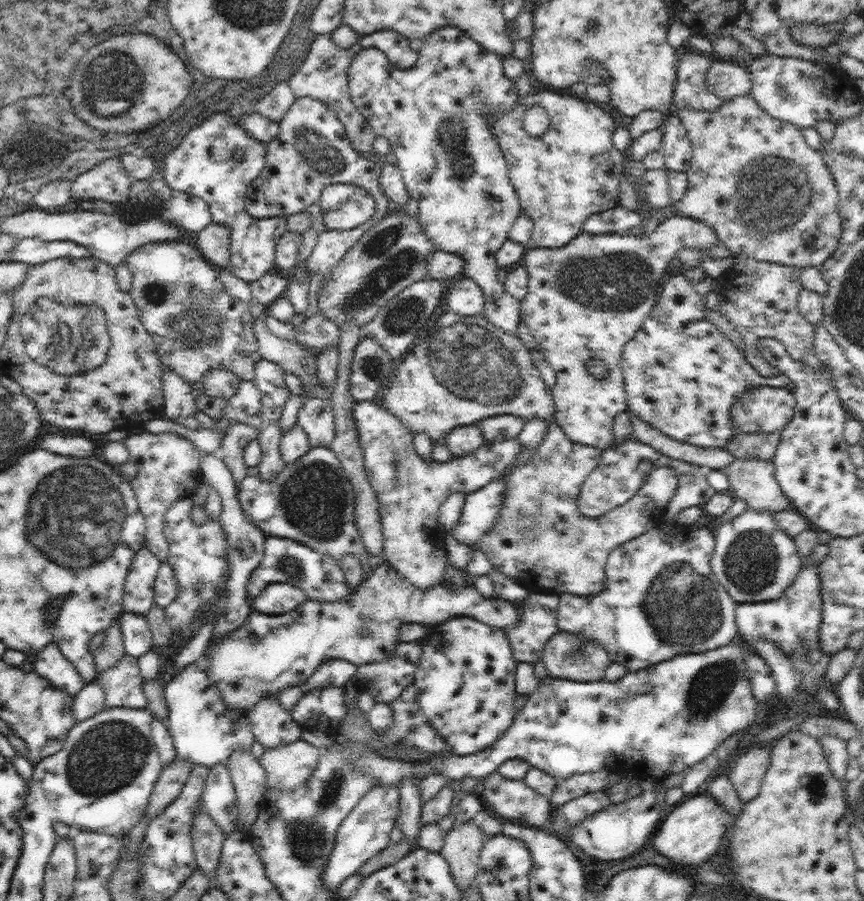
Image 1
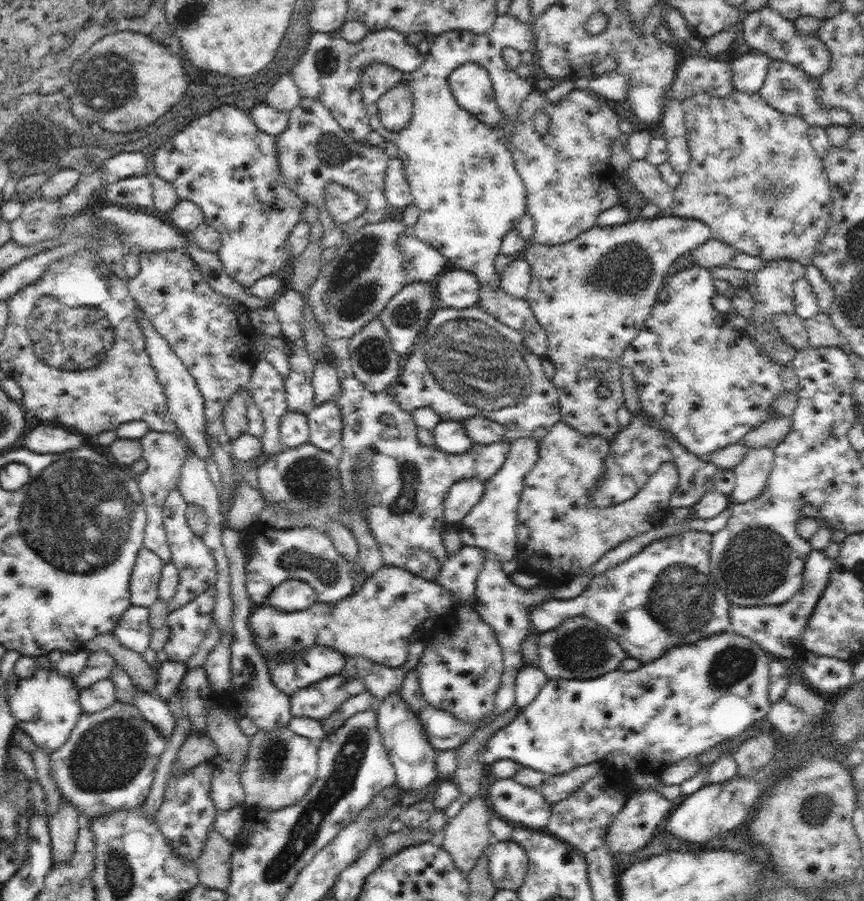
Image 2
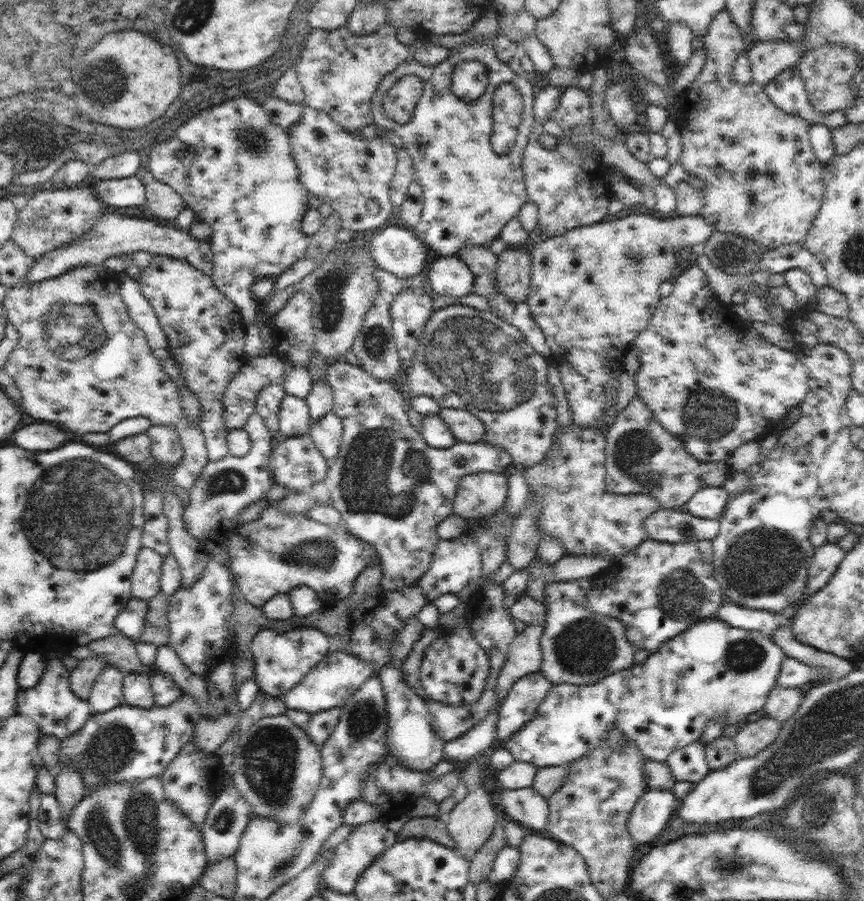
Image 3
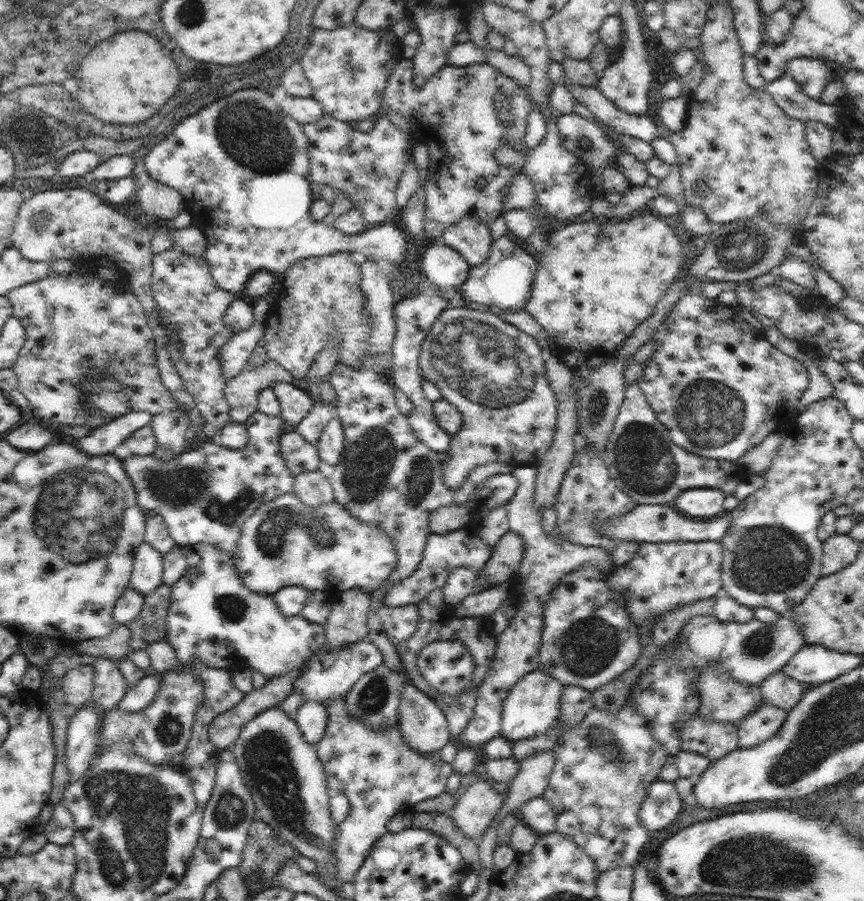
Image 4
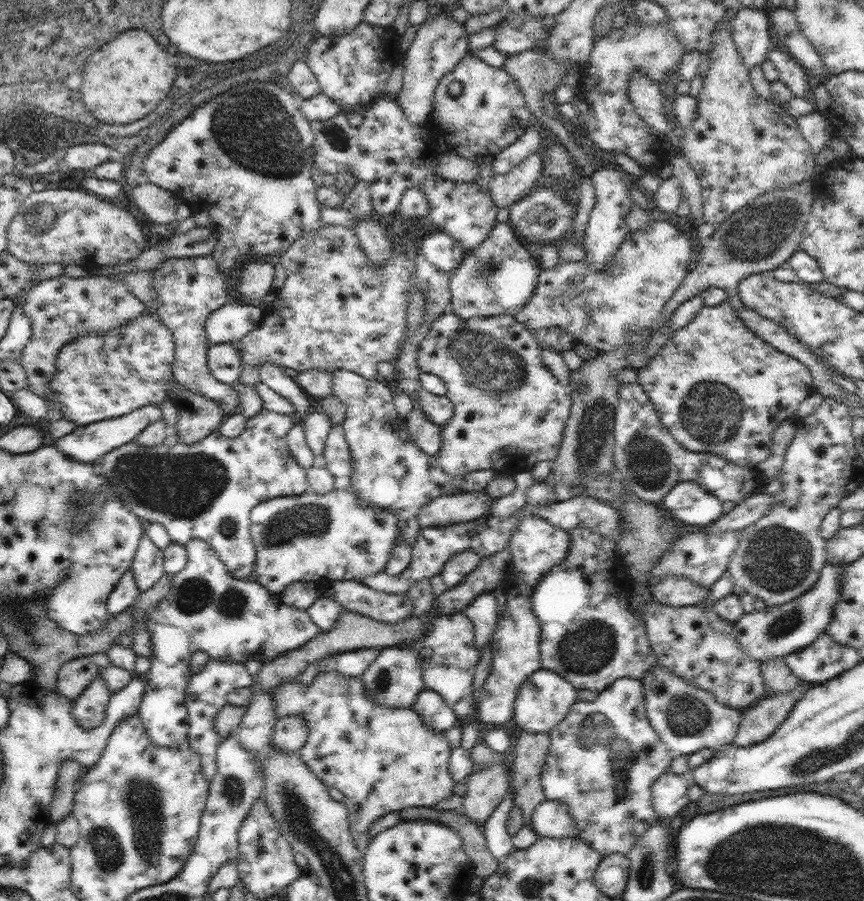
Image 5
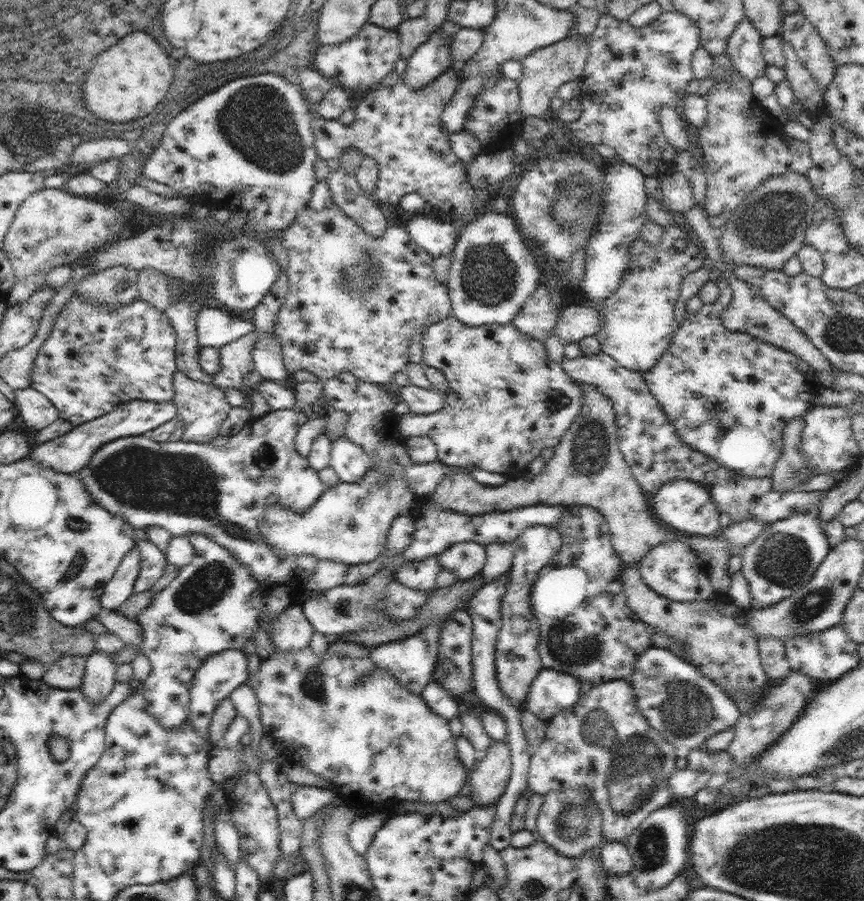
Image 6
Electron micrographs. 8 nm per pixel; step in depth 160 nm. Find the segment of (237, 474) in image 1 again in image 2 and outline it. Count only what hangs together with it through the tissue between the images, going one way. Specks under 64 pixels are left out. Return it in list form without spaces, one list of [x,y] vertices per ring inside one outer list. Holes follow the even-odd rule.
[[[248,387],[241,388],[236,394],[233,394],[228,404],[223,410],[223,424],[230,442],[236,440],[242,433],[249,432],[247,422],[247,400],[252,397]],[[240,483],[235,490],[232,506],[226,517],[224,526],[242,531],[248,526],[258,523],[258,514],[266,504],[262,493],[248,483]]]

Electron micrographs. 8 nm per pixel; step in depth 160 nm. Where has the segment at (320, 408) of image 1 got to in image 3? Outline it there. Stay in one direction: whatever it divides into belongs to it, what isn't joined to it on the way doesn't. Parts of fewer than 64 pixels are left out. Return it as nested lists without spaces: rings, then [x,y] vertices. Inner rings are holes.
[[[333,410],[324,413],[324,416],[311,426],[308,433],[314,441],[316,448],[331,465],[340,450],[343,435],[342,420]]]

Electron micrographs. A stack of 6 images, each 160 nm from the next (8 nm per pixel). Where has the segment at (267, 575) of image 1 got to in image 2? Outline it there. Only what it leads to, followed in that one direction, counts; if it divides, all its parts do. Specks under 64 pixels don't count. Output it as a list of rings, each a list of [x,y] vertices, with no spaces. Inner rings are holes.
[[[261,523],[252,531],[251,540],[245,562],[245,585],[249,599],[255,606],[264,604],[269,594],[288,579],[298,579],[307,582],[317,594],[317,600],[323,603],[341,601],[353,592],[354,580],[358,576],[360,567],[356,566],[356,562],[346,560],[336,550],[328,533],[320,532],[312,526],[292,526],[288,529],[280,529]]]

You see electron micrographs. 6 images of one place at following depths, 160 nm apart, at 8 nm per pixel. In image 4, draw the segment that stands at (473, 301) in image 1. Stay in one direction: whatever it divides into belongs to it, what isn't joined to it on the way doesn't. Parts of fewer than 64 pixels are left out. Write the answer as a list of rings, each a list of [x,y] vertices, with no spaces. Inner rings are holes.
[[[440,240],[430,241],[421,256],[422,276],[439,289],[458,289],[468,279],[472,266],[457,250]]]

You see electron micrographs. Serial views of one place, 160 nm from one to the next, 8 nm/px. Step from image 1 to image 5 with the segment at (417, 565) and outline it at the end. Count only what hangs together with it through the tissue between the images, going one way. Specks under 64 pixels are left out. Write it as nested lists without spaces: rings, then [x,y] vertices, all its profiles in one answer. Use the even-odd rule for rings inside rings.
[[[335,370],[332,393],[346,407],[346,418],[341,426],[352,457],[351,487],[368,506],[392,510],[403,539],[411,547],[422,527],[418,522],[418,513],[423,506],[443,494],[484,491],[497,476],[498,472],[494,469],[475,470],[463,476],[446,474],[437,457],[426,454],[409,437],[409,429],[396,411],[387,381],[364,378],[349,370]]]

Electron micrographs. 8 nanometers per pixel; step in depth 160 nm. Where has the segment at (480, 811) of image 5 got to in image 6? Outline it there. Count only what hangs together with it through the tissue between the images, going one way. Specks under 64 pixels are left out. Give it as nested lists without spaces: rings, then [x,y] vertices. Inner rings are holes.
[[[505,740],[494,741],[486,755],[468,773],[472,801],[479,806],[496,804],[506,792],[511,777],[511,753]]]

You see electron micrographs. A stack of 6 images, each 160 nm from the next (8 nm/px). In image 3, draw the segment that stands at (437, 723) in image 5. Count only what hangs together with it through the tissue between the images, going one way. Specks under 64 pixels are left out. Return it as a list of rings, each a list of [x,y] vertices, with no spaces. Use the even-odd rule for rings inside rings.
[[[392,663],[384,665],[379,678],[386,696],[388,752],[410,769],[431,772],[438,762],[445,758],[445,741],[434,730],[434,717],[427,709],[426,702],[418,697],[416,691],[406,683],[403,672],[396,669]]]

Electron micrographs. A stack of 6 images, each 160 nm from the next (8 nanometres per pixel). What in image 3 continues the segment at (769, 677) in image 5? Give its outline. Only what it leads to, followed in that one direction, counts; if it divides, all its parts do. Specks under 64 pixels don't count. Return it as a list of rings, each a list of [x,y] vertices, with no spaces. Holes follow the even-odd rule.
[[[776,684],[766,699],[764,710],[782,727],[793,714],[798,712],[802,703],[802,692],[798,688],[782,688]]]

